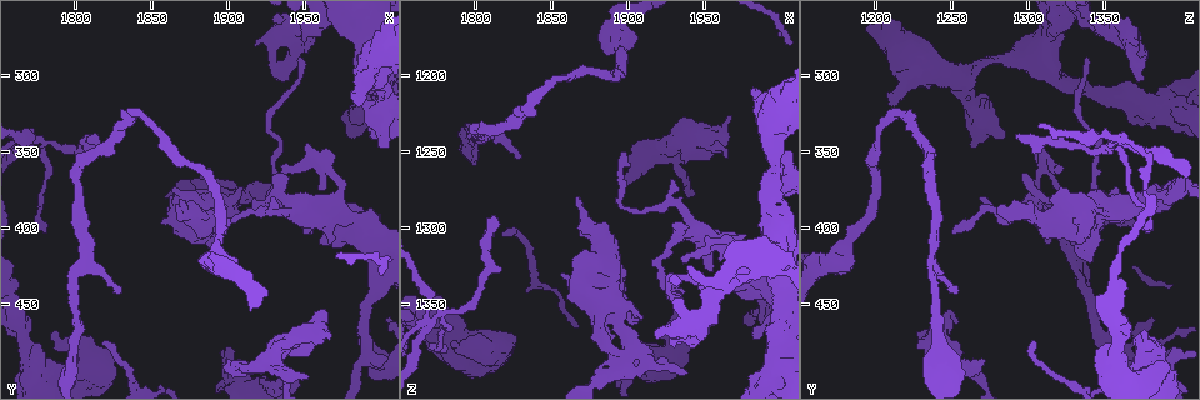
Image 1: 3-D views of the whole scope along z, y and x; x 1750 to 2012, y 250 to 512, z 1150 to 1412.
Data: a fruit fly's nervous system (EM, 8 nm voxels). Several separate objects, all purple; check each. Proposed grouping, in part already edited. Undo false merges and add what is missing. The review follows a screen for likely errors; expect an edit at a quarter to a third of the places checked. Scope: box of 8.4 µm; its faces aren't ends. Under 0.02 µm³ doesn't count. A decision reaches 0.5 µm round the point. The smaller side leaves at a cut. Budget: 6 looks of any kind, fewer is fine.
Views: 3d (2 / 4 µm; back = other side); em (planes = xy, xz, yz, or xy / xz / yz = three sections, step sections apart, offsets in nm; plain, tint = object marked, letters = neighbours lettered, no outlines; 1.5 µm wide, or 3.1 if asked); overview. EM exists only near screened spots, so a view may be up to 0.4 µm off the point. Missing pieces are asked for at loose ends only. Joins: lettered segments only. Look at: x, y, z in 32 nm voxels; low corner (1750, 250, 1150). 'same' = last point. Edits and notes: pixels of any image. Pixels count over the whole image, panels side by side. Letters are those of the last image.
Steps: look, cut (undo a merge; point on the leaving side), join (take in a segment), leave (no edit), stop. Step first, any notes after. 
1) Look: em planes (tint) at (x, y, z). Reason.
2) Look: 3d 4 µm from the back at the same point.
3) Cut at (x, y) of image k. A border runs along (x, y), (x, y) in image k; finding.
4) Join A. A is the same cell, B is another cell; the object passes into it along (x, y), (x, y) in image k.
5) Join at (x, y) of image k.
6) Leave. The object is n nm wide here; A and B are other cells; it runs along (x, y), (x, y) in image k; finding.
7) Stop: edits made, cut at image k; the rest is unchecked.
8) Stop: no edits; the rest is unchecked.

Look: em planes (plain) at (1918, 278, 1372).

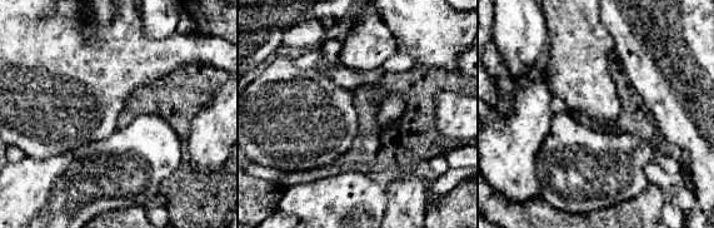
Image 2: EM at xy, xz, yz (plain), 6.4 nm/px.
Look: em planes (letters) at the same point. What lies round it.

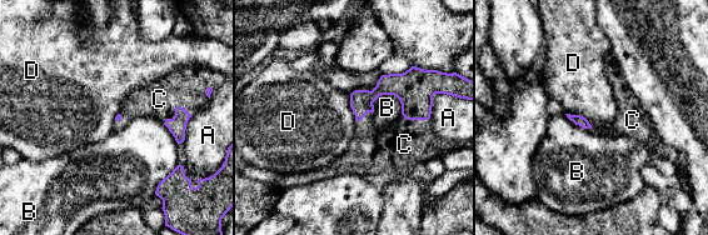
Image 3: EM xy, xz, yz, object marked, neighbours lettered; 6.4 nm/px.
Join C. C is the same cell, A, B and D are other cells; the neuron continues.

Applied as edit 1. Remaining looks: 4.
Look: overview.

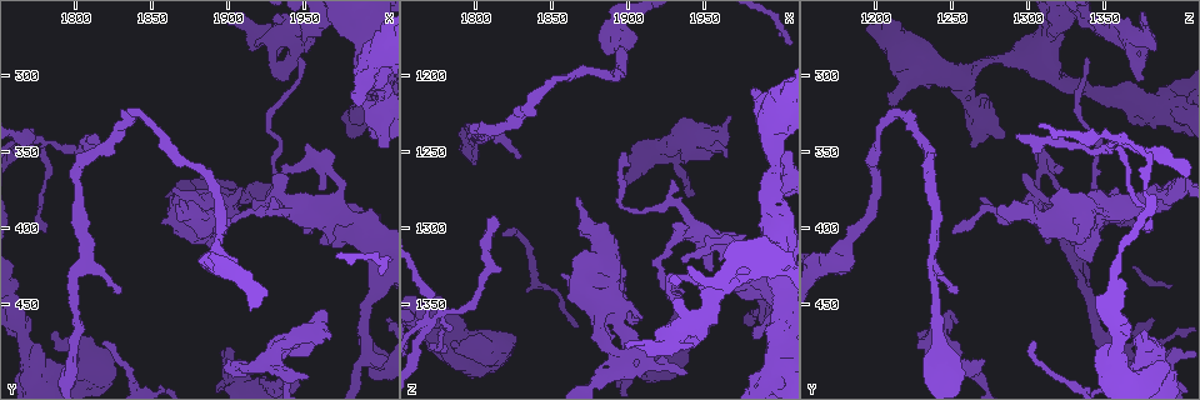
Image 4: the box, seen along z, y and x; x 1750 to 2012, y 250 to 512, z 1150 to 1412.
Look: 3d 2 µm at (1994, 286, 1288). Calibre changes.

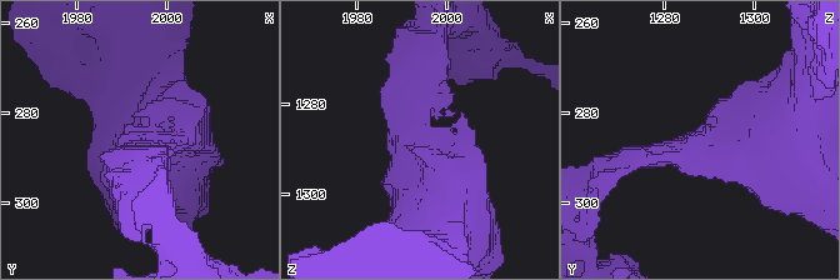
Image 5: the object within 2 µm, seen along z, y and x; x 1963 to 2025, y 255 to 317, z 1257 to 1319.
Look: em planes (letters) at (1995, 286, 1289). The arms are 180, 550 nm wide.

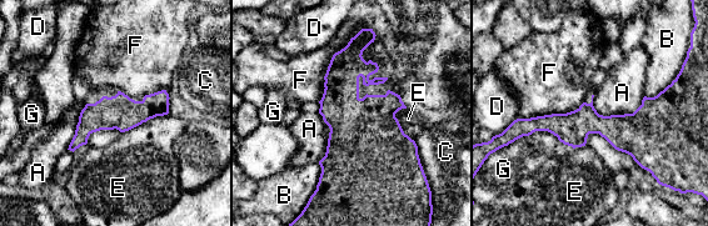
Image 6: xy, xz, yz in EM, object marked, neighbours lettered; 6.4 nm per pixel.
Leave. The object is 190 nm wide here; A, B, C, D, E, F and G are other cells; a border runs along (362, 29), (333, 55), (318, 101) in image 6; all the same neuron.

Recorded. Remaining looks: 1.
Look: em planes (letters) at (1964, 452, 1248). An open end.

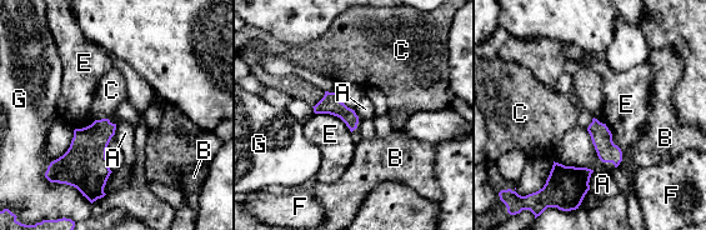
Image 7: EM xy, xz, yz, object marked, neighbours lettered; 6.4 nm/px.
Leave. A, B, C, E, F and G are other cells; a border runs along (325, 91), (313, 106) in image 7; none of them fits.

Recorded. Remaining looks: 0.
Stop: edits made, join at image 3; the rest is unchecked.

